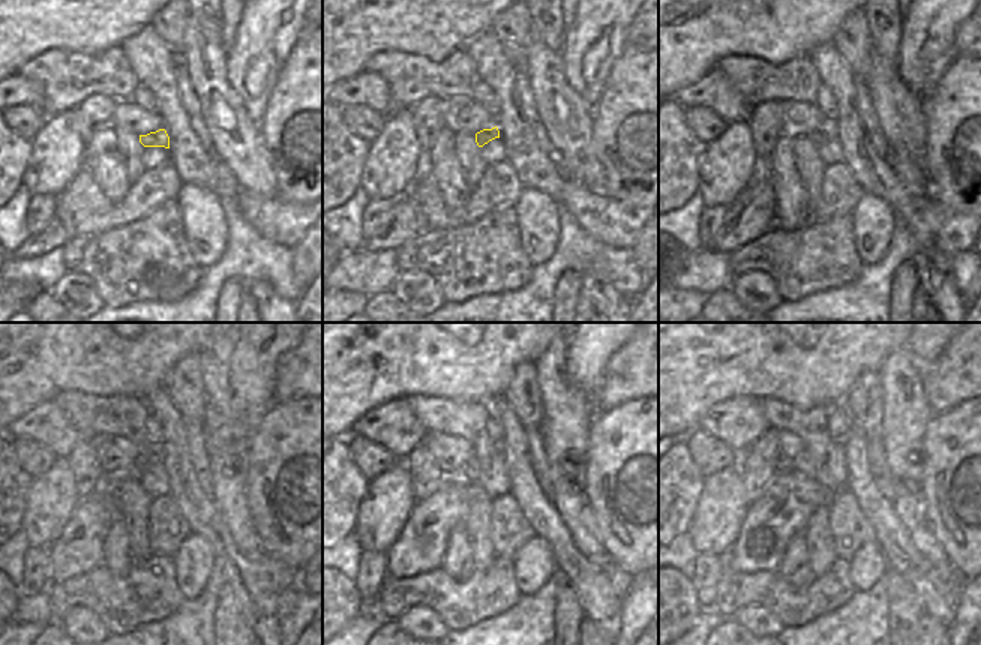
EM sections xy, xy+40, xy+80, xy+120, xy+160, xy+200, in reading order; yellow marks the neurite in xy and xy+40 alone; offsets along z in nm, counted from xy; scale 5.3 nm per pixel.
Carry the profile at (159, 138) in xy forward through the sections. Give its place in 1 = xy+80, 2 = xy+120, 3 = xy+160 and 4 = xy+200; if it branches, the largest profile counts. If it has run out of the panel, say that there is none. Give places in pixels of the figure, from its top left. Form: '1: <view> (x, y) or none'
1: xy+80 (819, 135)
2: xy+120 (137, 468)
3: xy+160 (470, 471)
4: xy+200 (803, 465)

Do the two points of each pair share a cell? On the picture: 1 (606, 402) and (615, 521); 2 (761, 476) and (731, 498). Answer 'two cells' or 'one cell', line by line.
1: two cells
2: two cells

